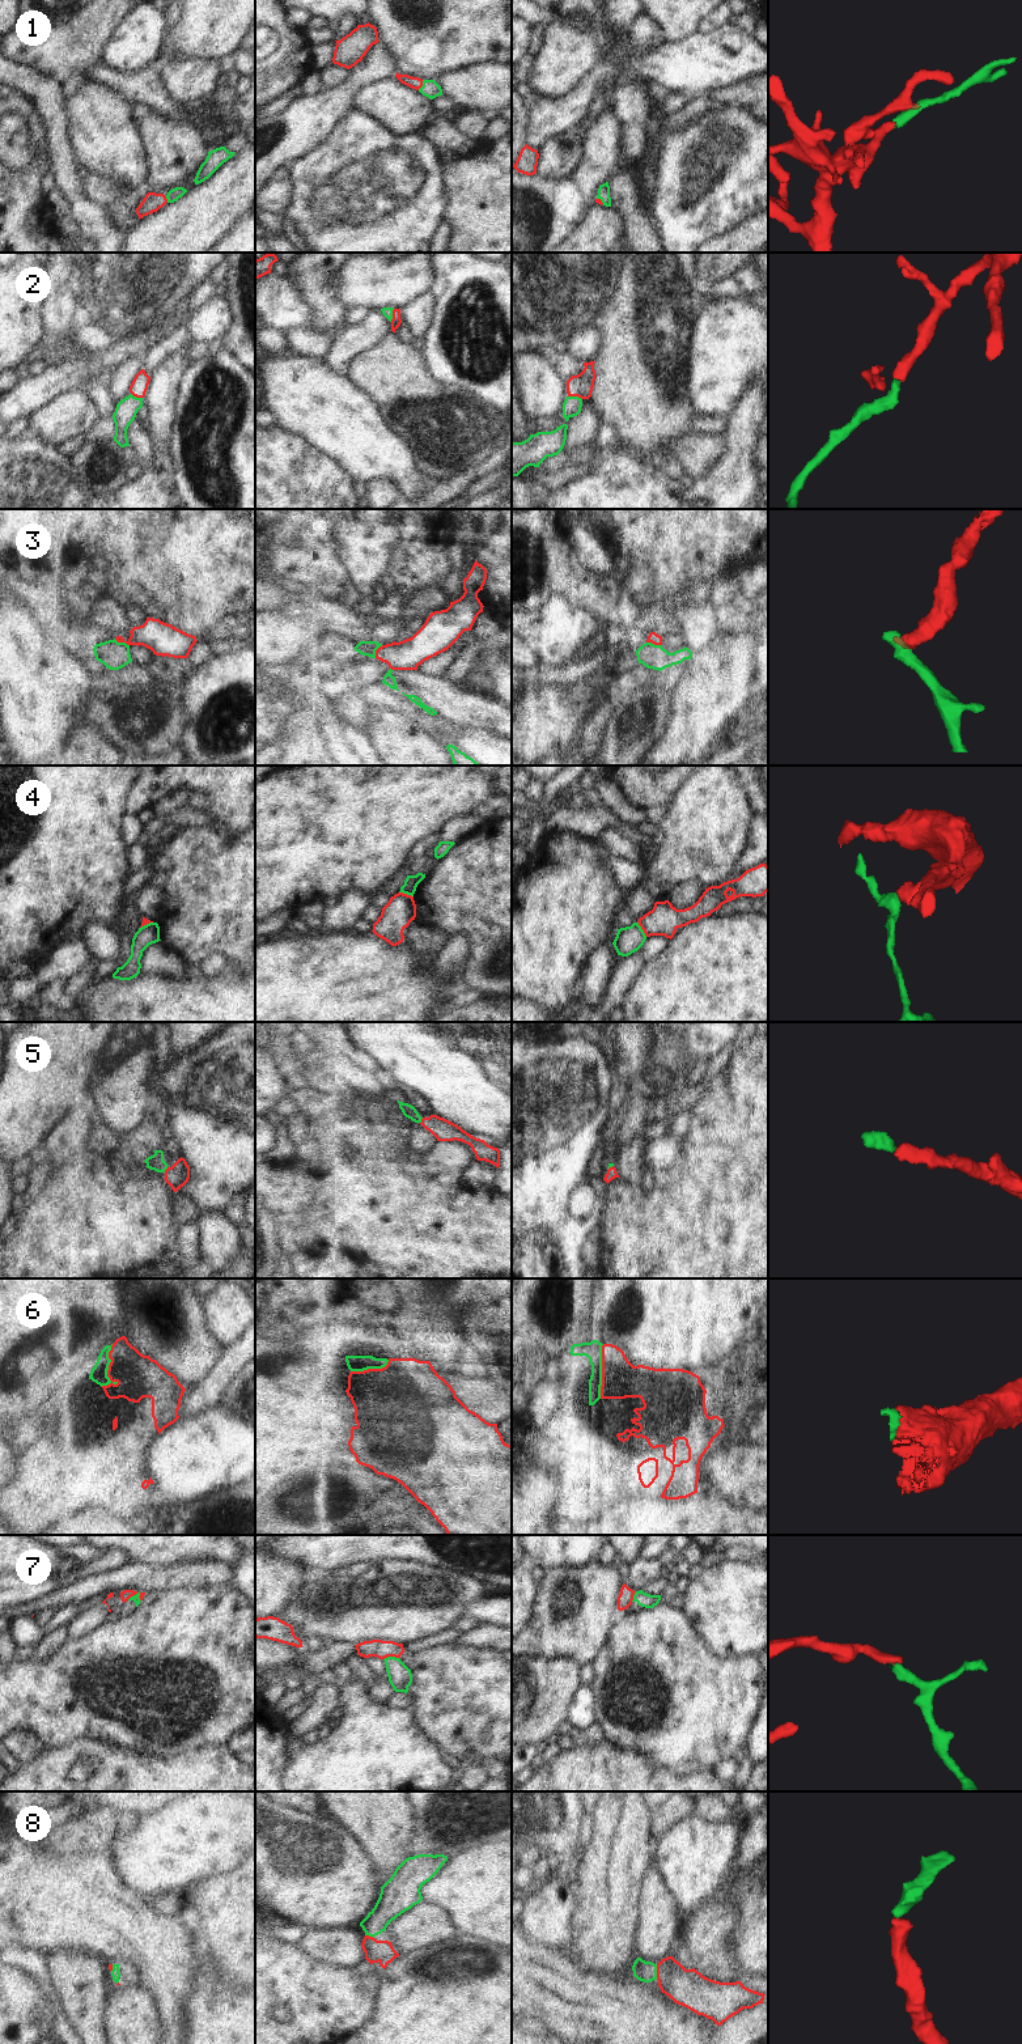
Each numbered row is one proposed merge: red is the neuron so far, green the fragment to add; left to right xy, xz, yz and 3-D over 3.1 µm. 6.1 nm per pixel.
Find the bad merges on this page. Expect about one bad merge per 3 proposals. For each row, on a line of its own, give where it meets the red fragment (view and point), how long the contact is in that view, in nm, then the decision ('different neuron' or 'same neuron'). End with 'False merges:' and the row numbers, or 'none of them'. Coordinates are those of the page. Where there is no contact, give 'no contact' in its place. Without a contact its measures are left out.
1: meets red in xz at (422, 85); contact 70 nm long; same neuron
2: meets red in yz at (575, 395); contact 90 nm long; same neuron
3: meets red in yz at (654, 644); contact 100 nm long; different neuron
4: meets red in yz at (641, 928); contact 110 nm long; different neuron
5: meets red in xz at (422, 1120); contact 40 nm long; same neuron
6: meets red in xy at (109, 1368); contact 280 nm long; same neuron
7: meets red in xz at (390, 1656); contact 100 nm long; different neuron
8: meets red in yz at (657, 1972); contact 100 nm long; same neuron
False merges: 3, 4, 7

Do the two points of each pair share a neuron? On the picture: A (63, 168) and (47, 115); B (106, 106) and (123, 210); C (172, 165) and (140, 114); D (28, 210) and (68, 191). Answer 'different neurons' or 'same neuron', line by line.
A: same neuron
B: same neuron
C: same neuron
D: different neurons

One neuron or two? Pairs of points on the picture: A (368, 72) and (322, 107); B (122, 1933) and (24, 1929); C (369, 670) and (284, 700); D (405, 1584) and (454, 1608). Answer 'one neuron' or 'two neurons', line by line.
A: one neuron
B: one neuron
C: one neuron
D: one neuron

